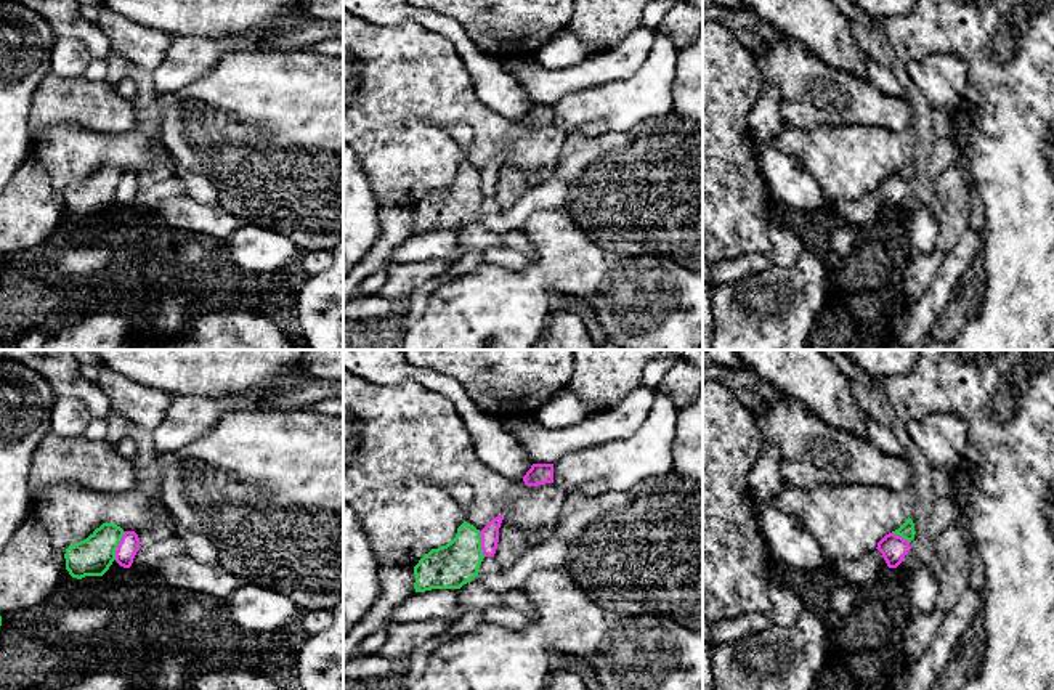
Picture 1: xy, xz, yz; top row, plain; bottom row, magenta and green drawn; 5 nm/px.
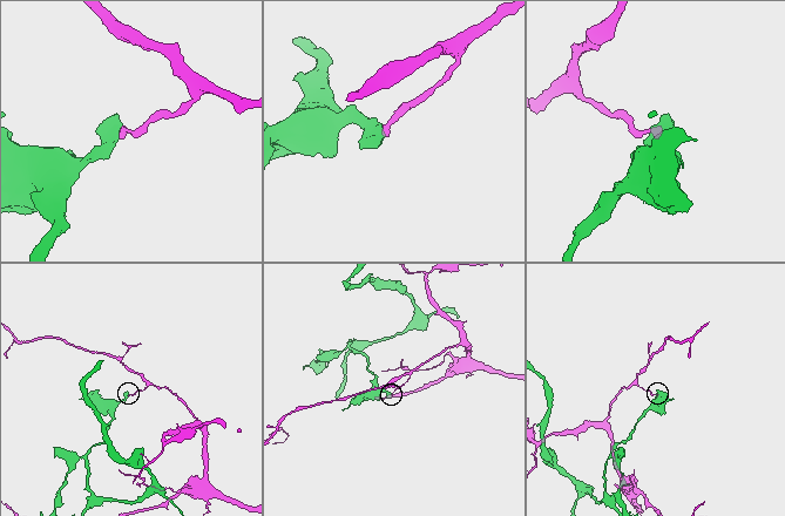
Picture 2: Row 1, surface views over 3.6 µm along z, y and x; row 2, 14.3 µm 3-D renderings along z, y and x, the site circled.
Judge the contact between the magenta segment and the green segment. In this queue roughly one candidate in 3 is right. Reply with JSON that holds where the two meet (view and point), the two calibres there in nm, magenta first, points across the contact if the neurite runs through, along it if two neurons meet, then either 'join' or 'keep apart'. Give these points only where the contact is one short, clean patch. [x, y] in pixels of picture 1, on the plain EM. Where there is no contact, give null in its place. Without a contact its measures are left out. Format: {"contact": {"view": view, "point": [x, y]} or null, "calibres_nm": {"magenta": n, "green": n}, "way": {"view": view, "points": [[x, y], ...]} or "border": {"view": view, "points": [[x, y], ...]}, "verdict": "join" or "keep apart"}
{"contact": {"view": "xy", "point": [117, 186]}, "calibres_nm": {"magenta": 100, "green": 190}, "border": {"view": "xy", "points": [[124, 172], [114, 199]]}, "verdict": "keep apart"}

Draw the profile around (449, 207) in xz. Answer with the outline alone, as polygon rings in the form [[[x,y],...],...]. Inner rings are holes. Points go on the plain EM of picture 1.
[[[464,162],[451,183],[432,189],[414,207],[414,229],[460,229],[478,217],[483,199],[480,170]]]

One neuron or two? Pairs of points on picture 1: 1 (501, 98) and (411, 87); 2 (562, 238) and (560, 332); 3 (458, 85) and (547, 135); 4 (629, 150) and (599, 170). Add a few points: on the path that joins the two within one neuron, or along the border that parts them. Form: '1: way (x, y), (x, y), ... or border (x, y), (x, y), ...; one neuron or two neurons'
1: border (461, 60), (475, 97), (504, 119); two neurons
2: border (563, 292), (551, 296), (547, 313); two neurons
3: way (472, 109), (499, 137), (523, 137); one neuron
4: way (621, 158), (607, 170); one neuron

